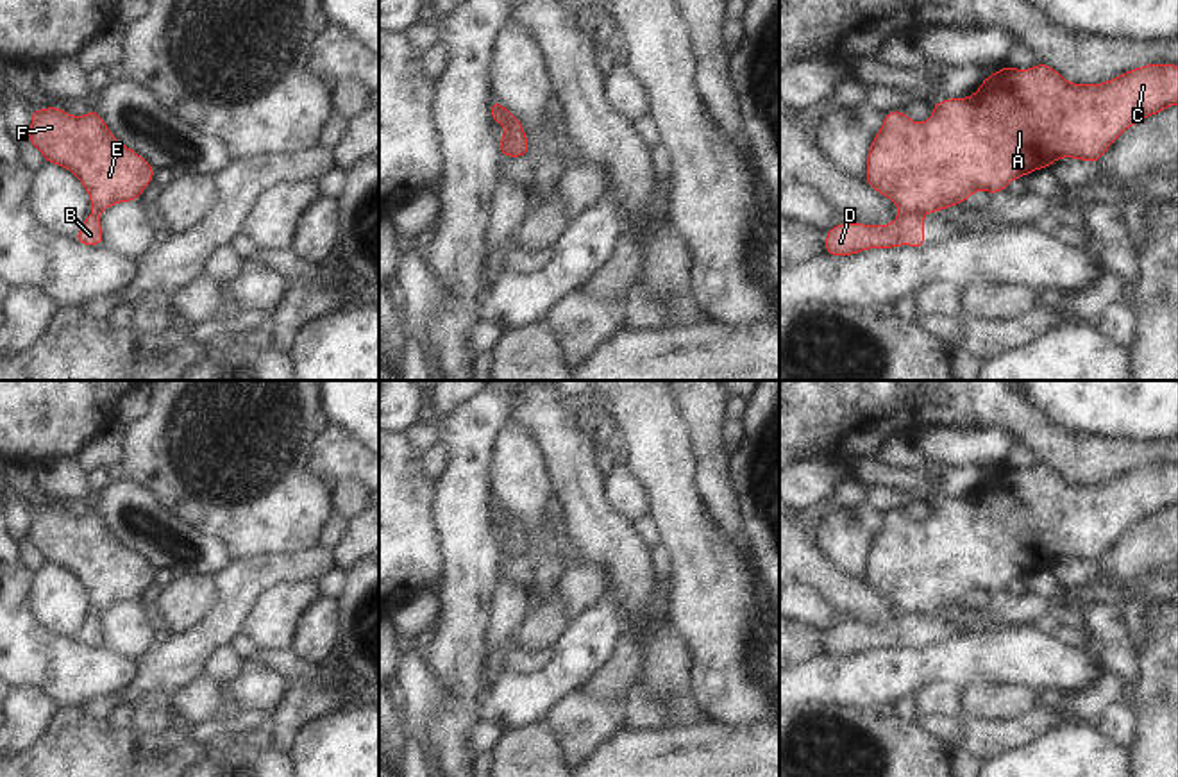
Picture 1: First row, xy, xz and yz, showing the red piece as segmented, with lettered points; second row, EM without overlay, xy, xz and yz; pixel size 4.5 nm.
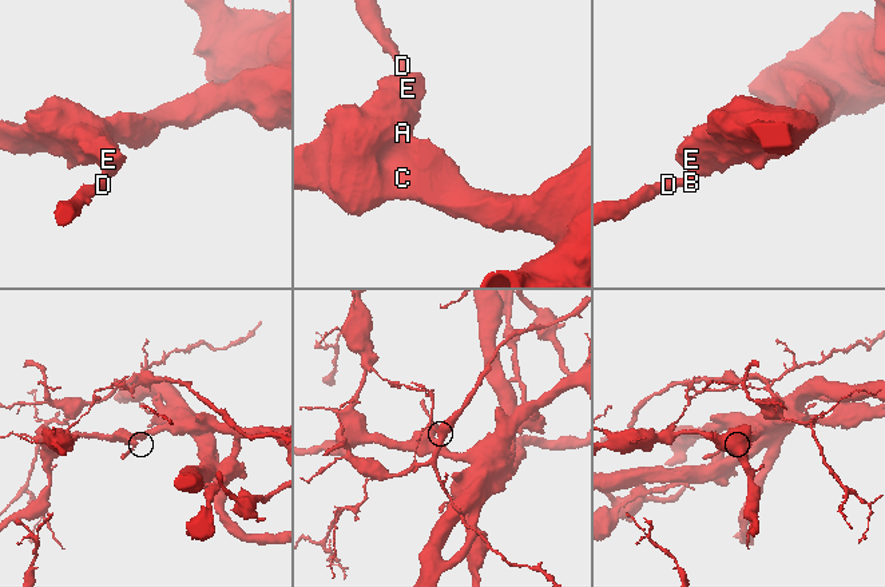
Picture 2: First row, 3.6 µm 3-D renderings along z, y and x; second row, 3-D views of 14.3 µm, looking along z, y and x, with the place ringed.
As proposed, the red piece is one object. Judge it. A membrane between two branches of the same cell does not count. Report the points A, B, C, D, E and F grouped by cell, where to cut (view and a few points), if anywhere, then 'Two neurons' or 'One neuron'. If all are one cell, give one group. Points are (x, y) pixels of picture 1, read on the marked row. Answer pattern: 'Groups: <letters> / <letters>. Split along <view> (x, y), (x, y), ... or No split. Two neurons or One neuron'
Groups: A C E F / B D. Split along yz (901, 211), (921, 213). Two neurons.

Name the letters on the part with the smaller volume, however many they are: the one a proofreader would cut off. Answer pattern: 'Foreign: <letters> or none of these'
Foreign: B, D

